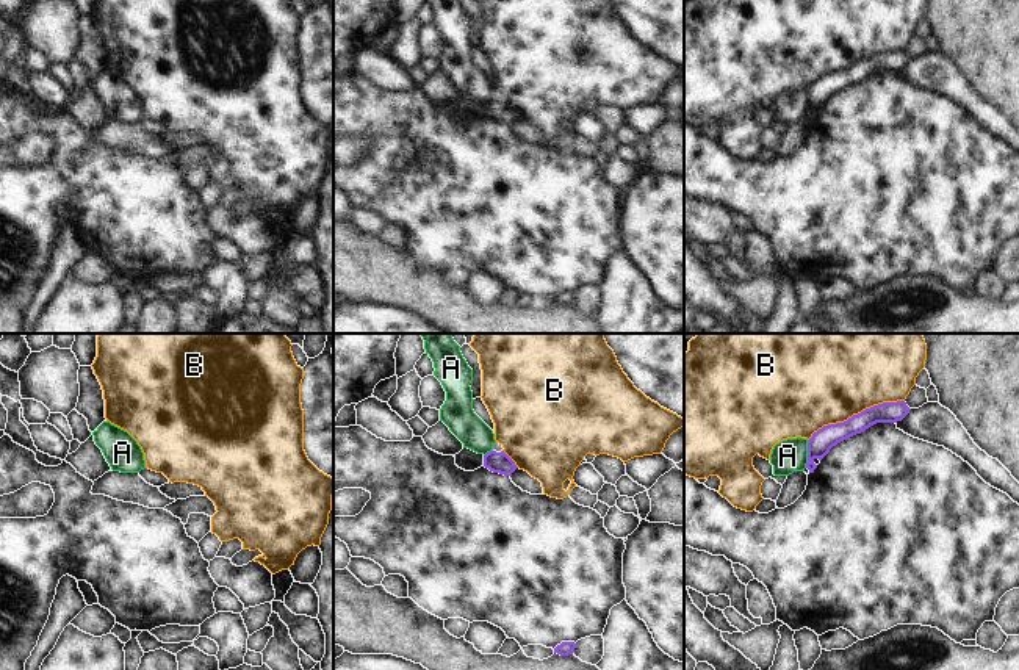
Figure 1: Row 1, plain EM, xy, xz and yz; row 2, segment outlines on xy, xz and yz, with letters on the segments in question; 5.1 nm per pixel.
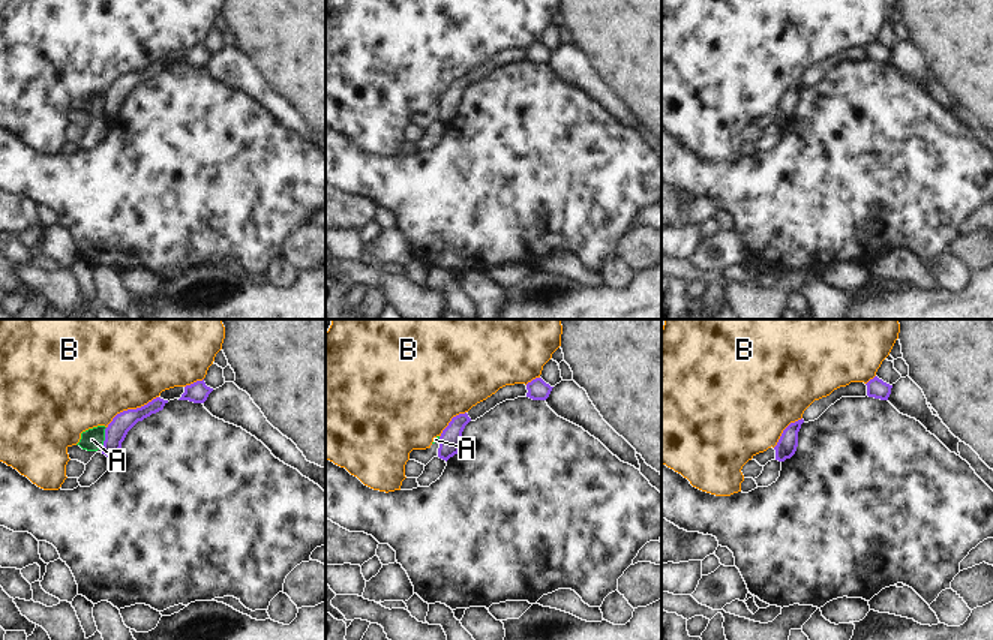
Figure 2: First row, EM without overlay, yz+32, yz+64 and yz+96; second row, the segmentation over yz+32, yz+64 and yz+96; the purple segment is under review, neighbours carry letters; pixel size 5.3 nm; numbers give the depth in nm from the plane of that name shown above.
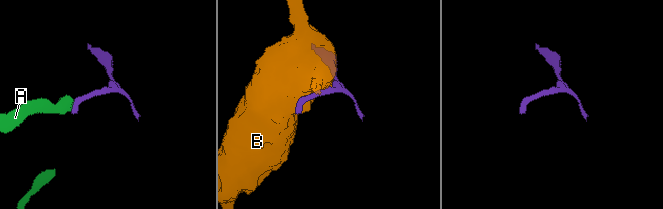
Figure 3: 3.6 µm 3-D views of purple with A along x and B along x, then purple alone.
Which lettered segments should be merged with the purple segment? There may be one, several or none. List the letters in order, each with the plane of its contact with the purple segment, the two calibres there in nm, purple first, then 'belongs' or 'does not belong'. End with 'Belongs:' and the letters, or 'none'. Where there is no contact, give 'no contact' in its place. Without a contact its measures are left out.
A: meets purple in yz; 120 nm thick on the purple side, 170 nm on the other; does not belong
B: meets purple in yz; 120 nm thick on the purple side, 480 nm on the other; does not belong
Belongs: none

